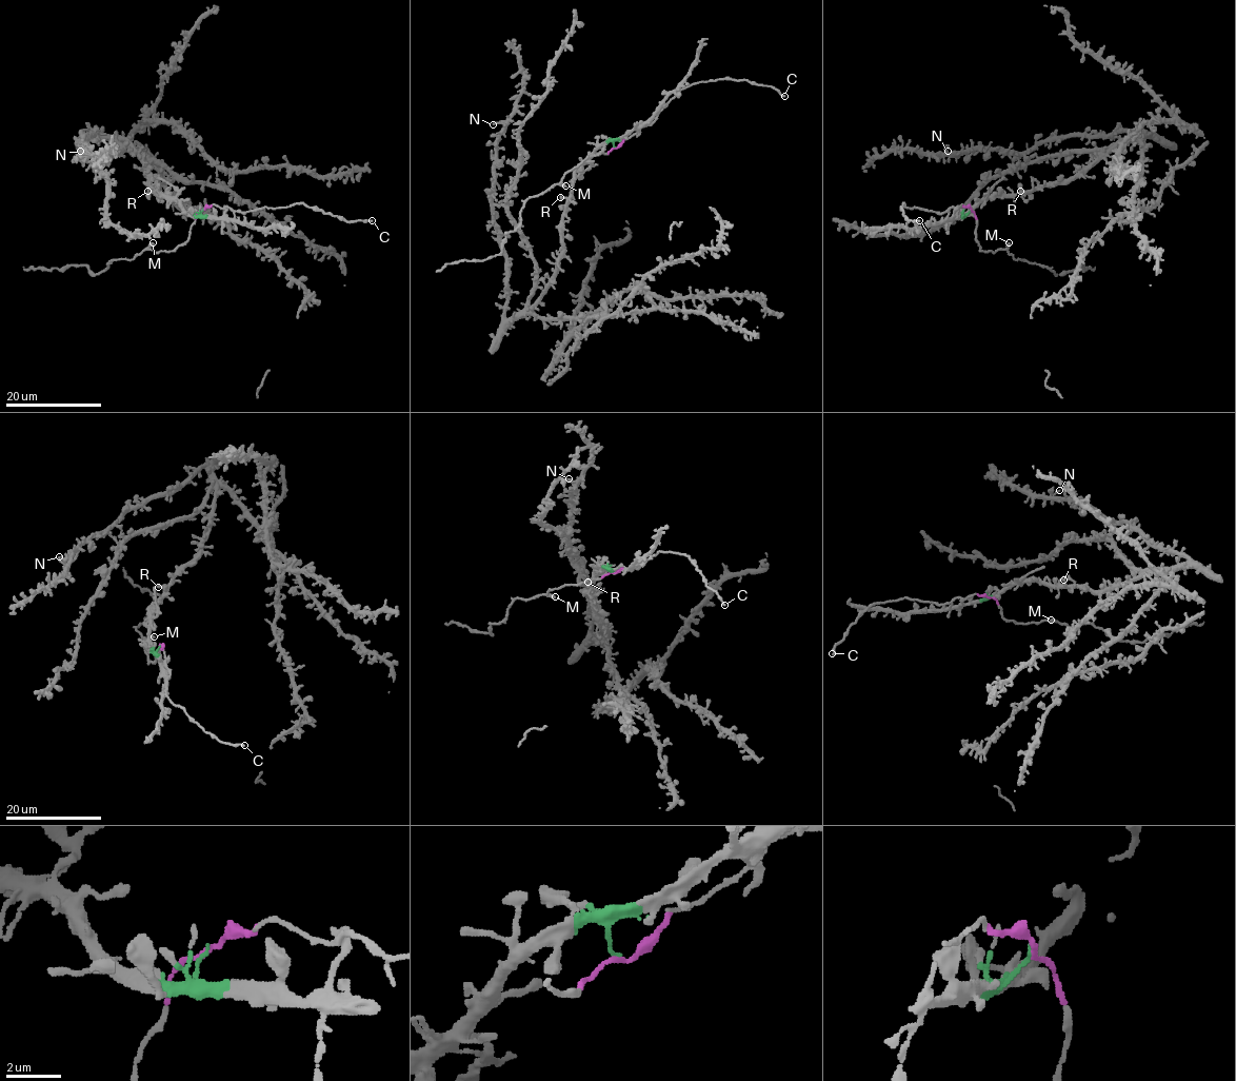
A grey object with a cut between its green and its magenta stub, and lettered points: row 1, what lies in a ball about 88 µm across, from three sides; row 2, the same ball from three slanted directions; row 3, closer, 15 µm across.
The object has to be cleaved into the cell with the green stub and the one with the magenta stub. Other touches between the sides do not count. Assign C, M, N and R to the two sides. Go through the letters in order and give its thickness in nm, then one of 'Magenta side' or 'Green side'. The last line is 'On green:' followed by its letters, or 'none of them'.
C: Thickness 170 nm. Magenta side
M: Thickness 440 nm. Magenta side
N: Thickness 200 nm. Green side
R: Thickness 280 nm. Green side
On green: N, R

